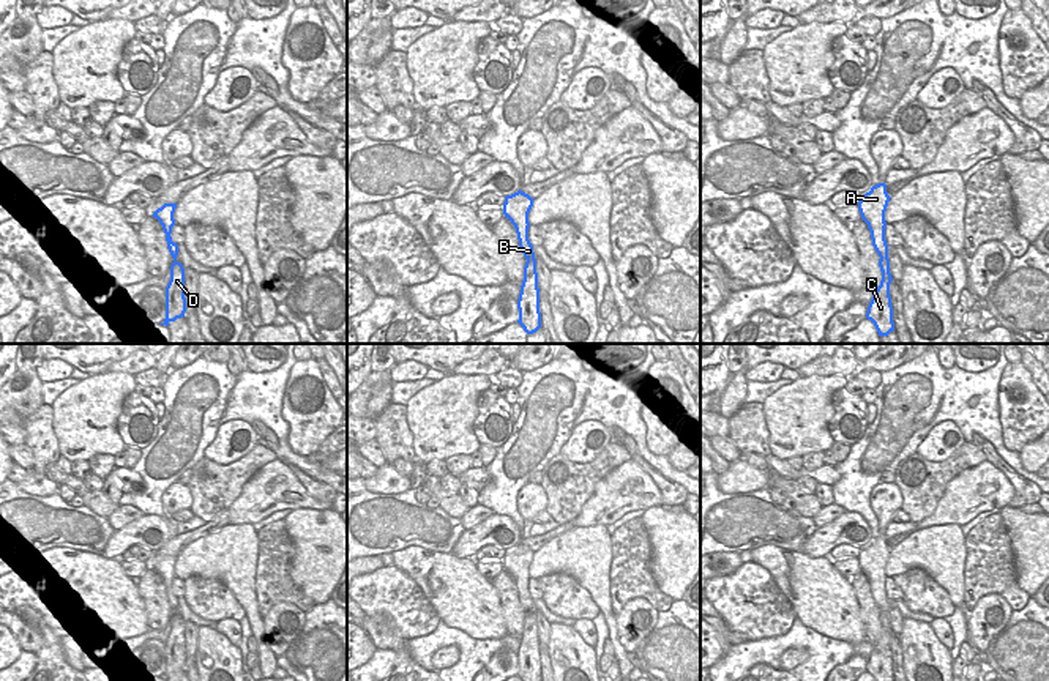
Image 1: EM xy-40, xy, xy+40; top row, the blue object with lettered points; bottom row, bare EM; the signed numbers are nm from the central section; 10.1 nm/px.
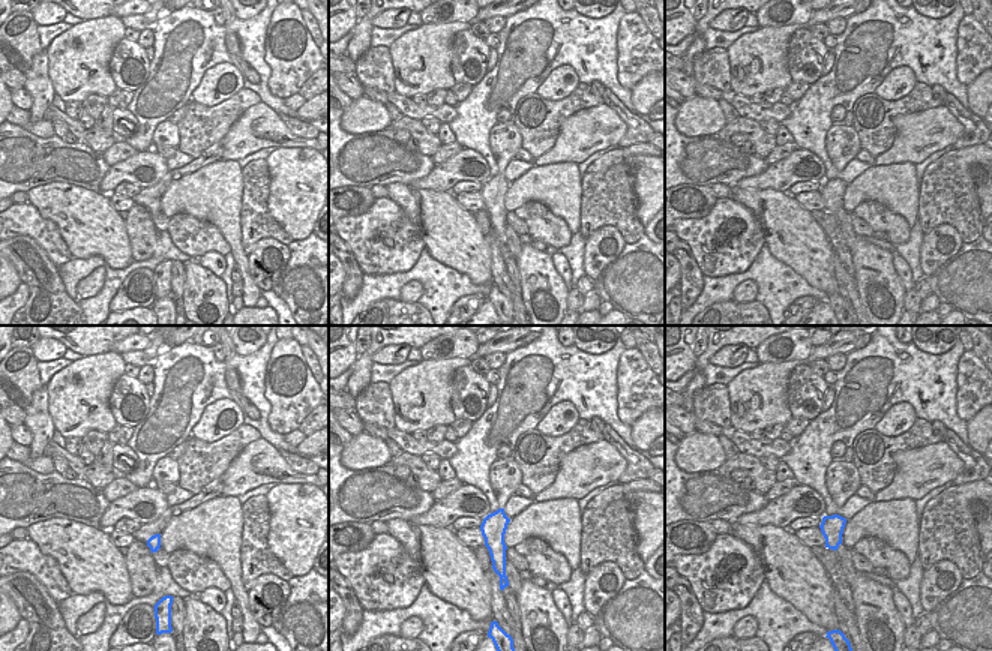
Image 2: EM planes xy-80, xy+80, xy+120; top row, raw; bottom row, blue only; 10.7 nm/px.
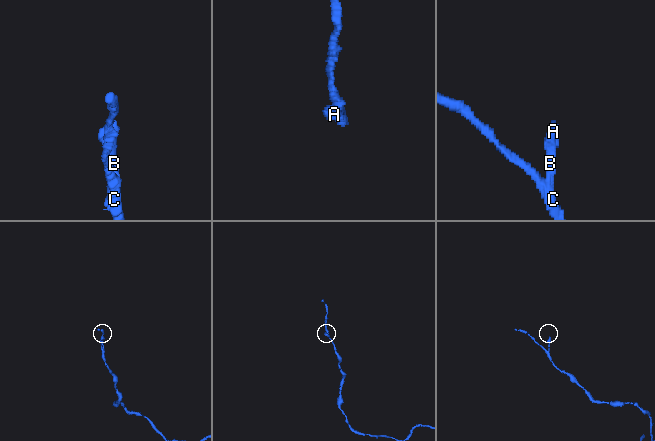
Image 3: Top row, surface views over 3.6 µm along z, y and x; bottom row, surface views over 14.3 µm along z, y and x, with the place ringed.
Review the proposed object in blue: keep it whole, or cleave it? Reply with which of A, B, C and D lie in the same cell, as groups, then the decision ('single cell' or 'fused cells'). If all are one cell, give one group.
groups A B C D; single cell

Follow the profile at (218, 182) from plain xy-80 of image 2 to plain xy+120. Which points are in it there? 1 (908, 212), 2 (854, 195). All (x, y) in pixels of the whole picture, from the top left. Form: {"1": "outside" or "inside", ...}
{"1": "inside", "2": "inside"}

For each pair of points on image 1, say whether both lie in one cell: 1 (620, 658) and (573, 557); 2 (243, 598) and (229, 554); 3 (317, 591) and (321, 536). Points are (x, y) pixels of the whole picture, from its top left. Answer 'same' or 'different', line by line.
1: same
2: same
3: same

